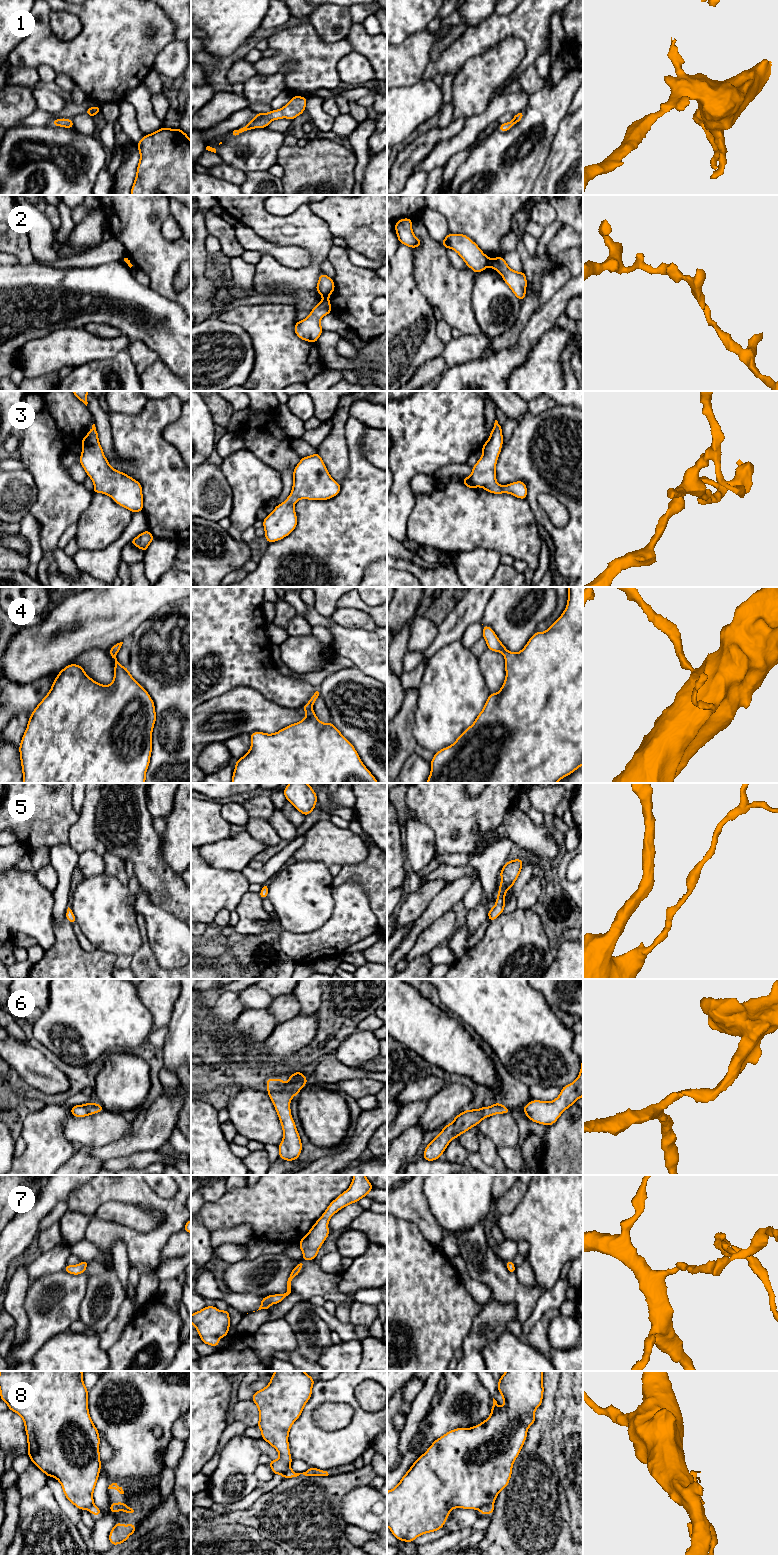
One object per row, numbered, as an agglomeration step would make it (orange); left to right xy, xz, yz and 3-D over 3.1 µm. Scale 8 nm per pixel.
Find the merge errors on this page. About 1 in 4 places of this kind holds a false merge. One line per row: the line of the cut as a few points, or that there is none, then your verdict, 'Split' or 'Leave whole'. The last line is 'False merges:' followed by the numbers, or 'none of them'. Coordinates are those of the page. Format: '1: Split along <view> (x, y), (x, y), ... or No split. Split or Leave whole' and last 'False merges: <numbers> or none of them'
1: No split. Leave whole
2: Split along yz (491, 260), (489, 265). Split
3: No split. Leave whole
4: No split. Leave whole
5: No split. Leave whole
6: No split. Leave whole
7: No split. Leave whole
8: Split along yz (492, 1504), (488, 1504), (480, 1509). Split
False merges: 2, 8

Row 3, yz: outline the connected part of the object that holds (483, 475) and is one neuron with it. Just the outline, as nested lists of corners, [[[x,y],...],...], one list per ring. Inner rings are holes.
[[[495,420],[489,439],[482,446],[483,454],[472,467],[472,474],[464,477],[463,485],[474,489],[482,487],[493,494],[509,493],[520,499],[527,499],[527,488],[523,481],[516,481],[505,486],[496,482],[496,464],[503,444],[502,427]]]

